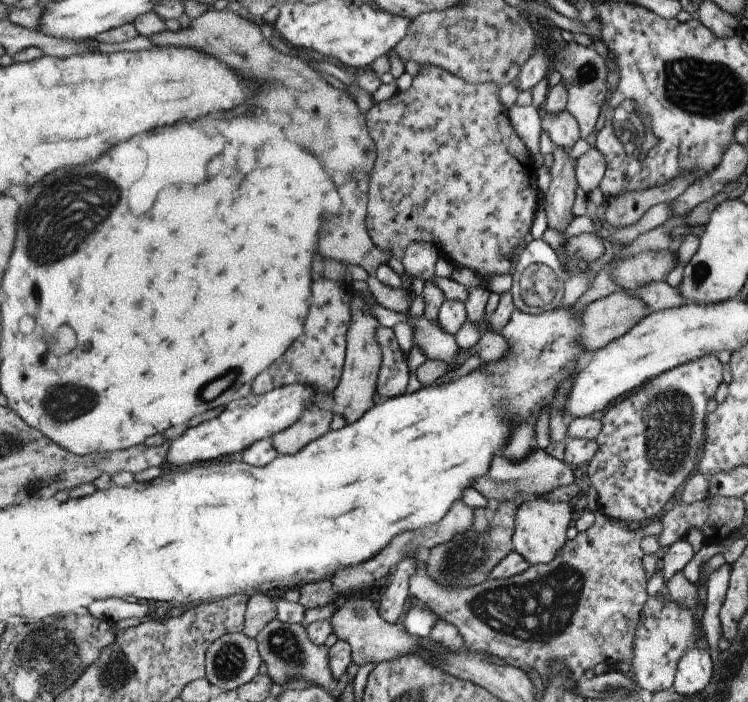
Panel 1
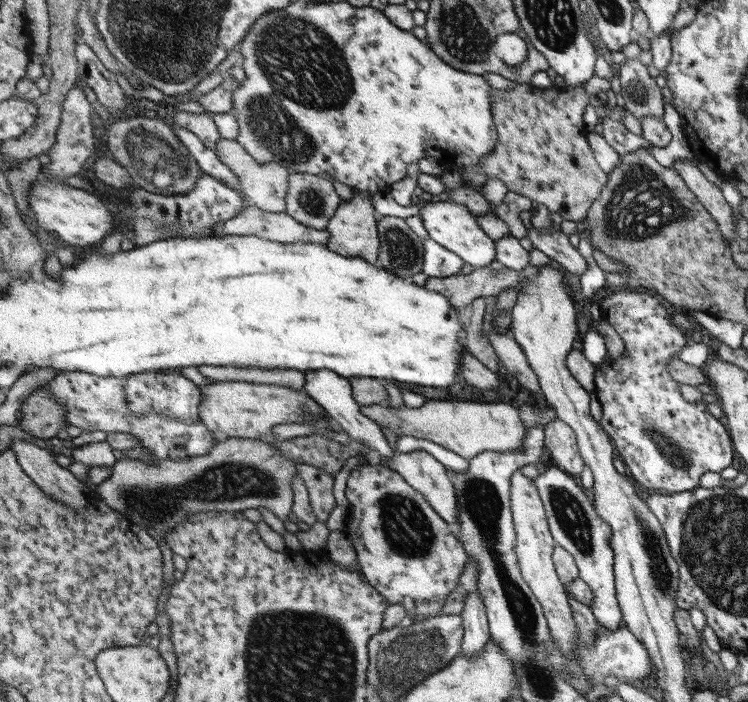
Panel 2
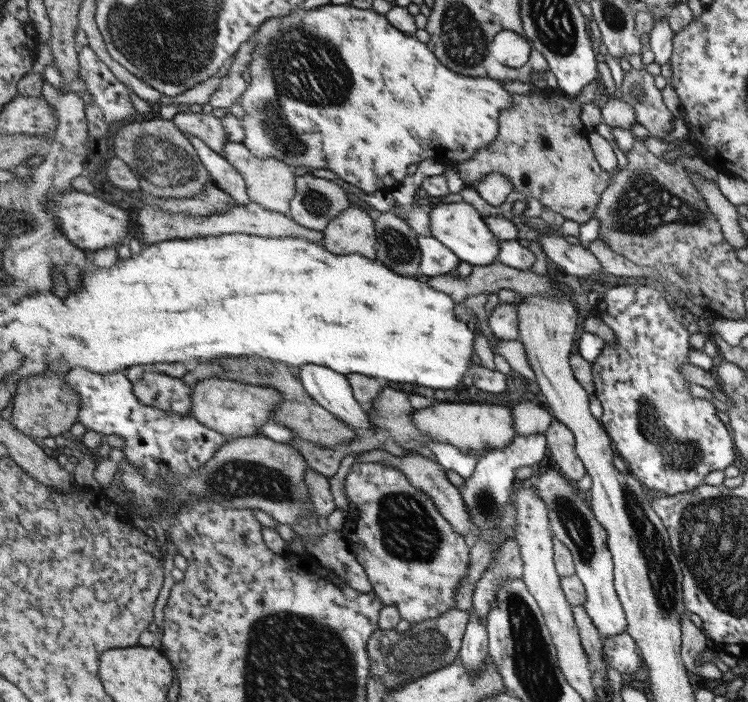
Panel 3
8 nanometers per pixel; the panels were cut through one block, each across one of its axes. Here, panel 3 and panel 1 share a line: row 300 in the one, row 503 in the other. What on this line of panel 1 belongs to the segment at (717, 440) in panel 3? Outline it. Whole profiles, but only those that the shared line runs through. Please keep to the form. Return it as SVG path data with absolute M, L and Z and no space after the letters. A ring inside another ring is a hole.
M707 354L695 362L677 366L669 372L663 372L643 386L639 386L631 396L623 398L621 402L609 406L601 416L601 432L595 438L599 450L591 458L591 462L583 468L585 482L593 484L597 492L599 510L627 528L647 526L655 518L659 518L665 508L669 508L675 490L679 490L685 480L695 474L695 466L699 462L699 452L703 448L705 438L705 406L715 396L717 386L723 382L721 362L715 354Z

